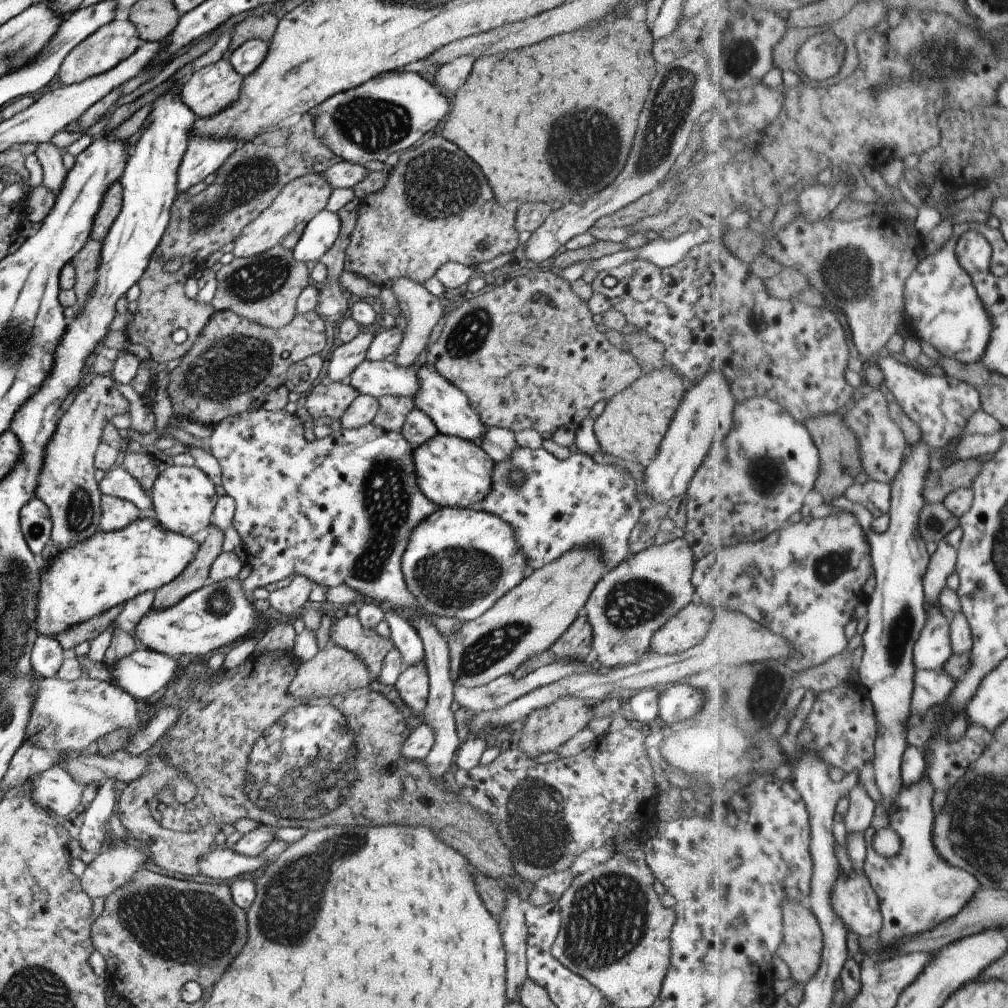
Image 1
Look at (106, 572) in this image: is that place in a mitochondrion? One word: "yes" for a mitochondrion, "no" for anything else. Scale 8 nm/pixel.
no

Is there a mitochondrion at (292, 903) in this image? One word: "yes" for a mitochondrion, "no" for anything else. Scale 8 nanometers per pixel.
yes

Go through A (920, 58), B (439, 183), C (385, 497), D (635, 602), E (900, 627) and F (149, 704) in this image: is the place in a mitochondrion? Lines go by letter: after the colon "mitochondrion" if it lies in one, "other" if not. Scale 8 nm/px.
A: mitochondrion
B: mitochondrion
C: mitochondrion
D: mitochondrion
E: mitochondrion
F: other

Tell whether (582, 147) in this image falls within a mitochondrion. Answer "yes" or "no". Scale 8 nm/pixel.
yes

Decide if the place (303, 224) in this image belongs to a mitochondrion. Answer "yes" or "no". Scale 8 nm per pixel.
no

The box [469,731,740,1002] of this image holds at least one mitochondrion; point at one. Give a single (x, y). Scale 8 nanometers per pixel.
(607, 918)

